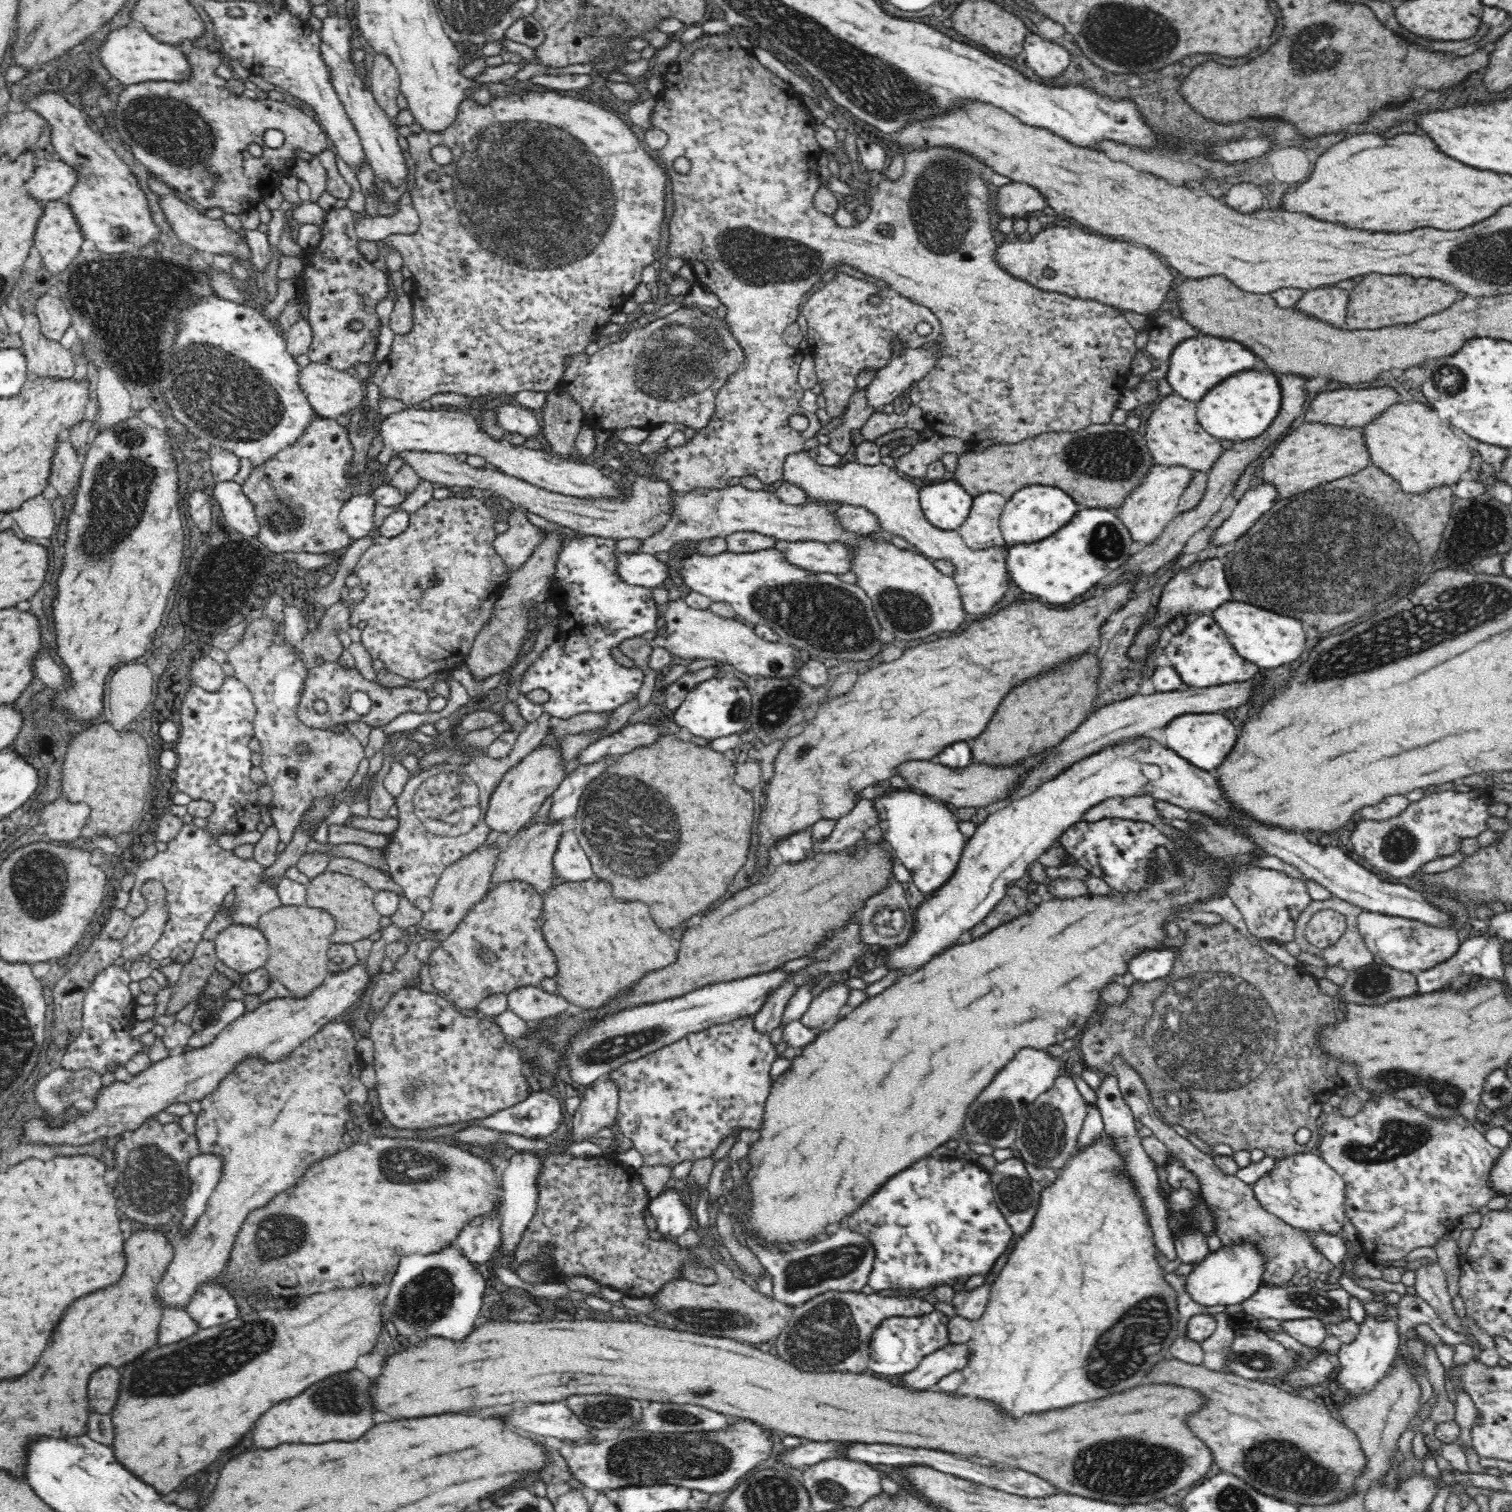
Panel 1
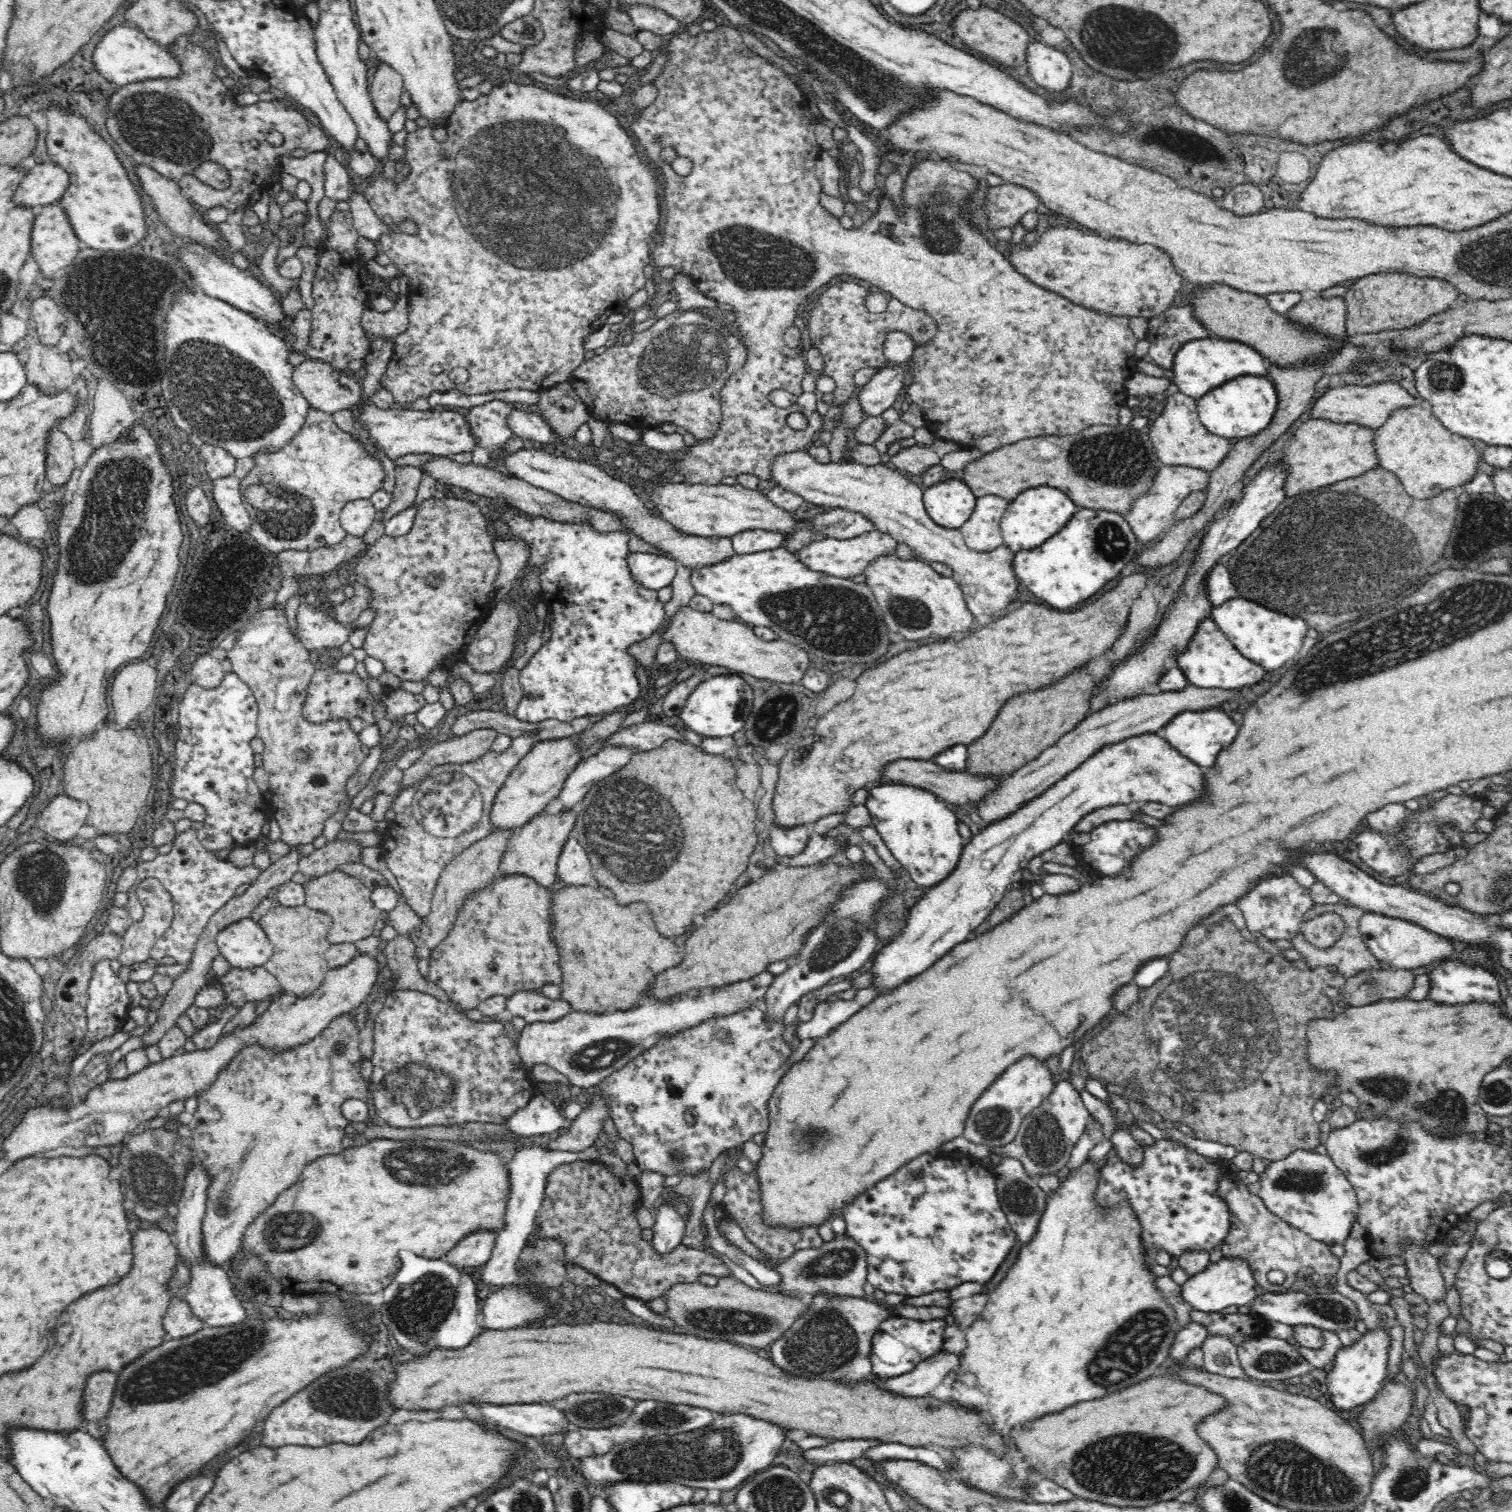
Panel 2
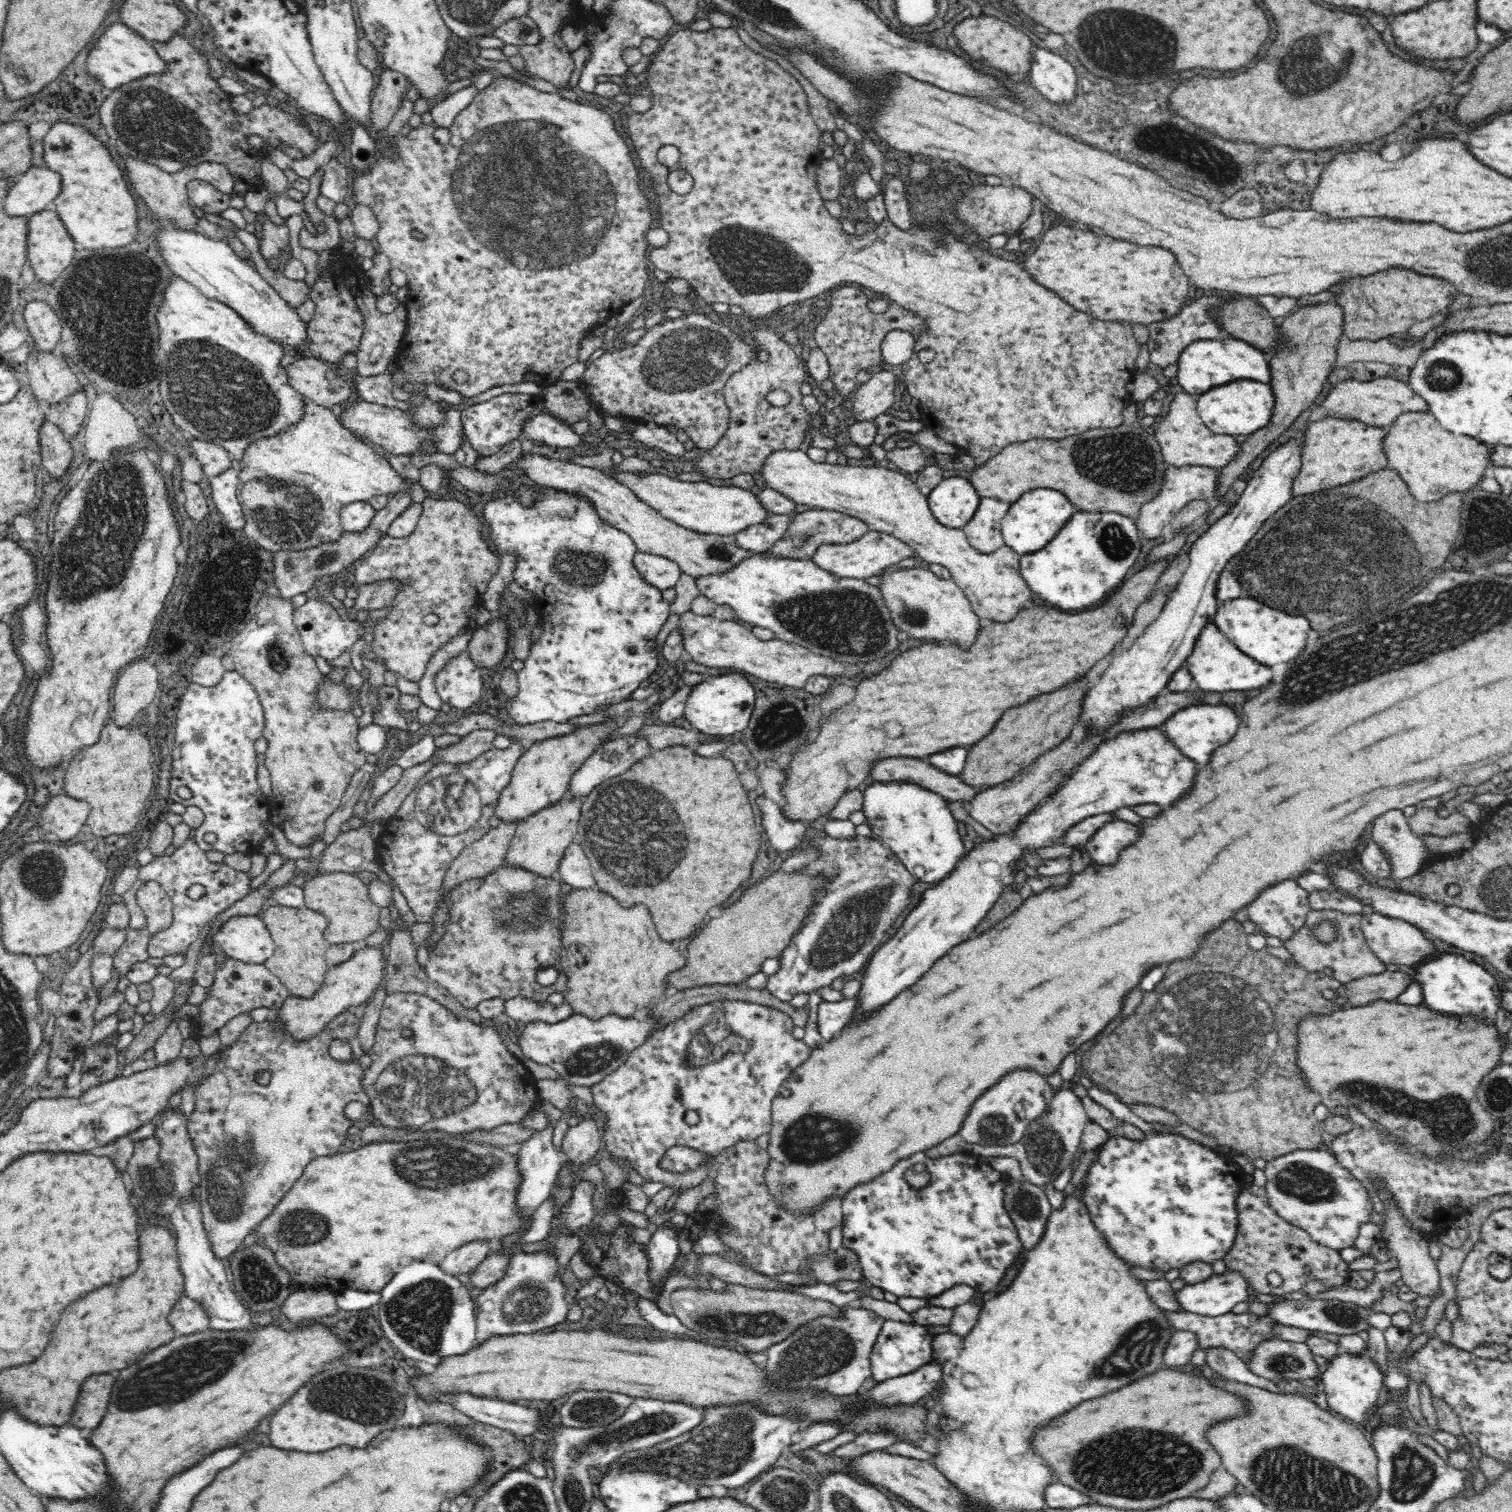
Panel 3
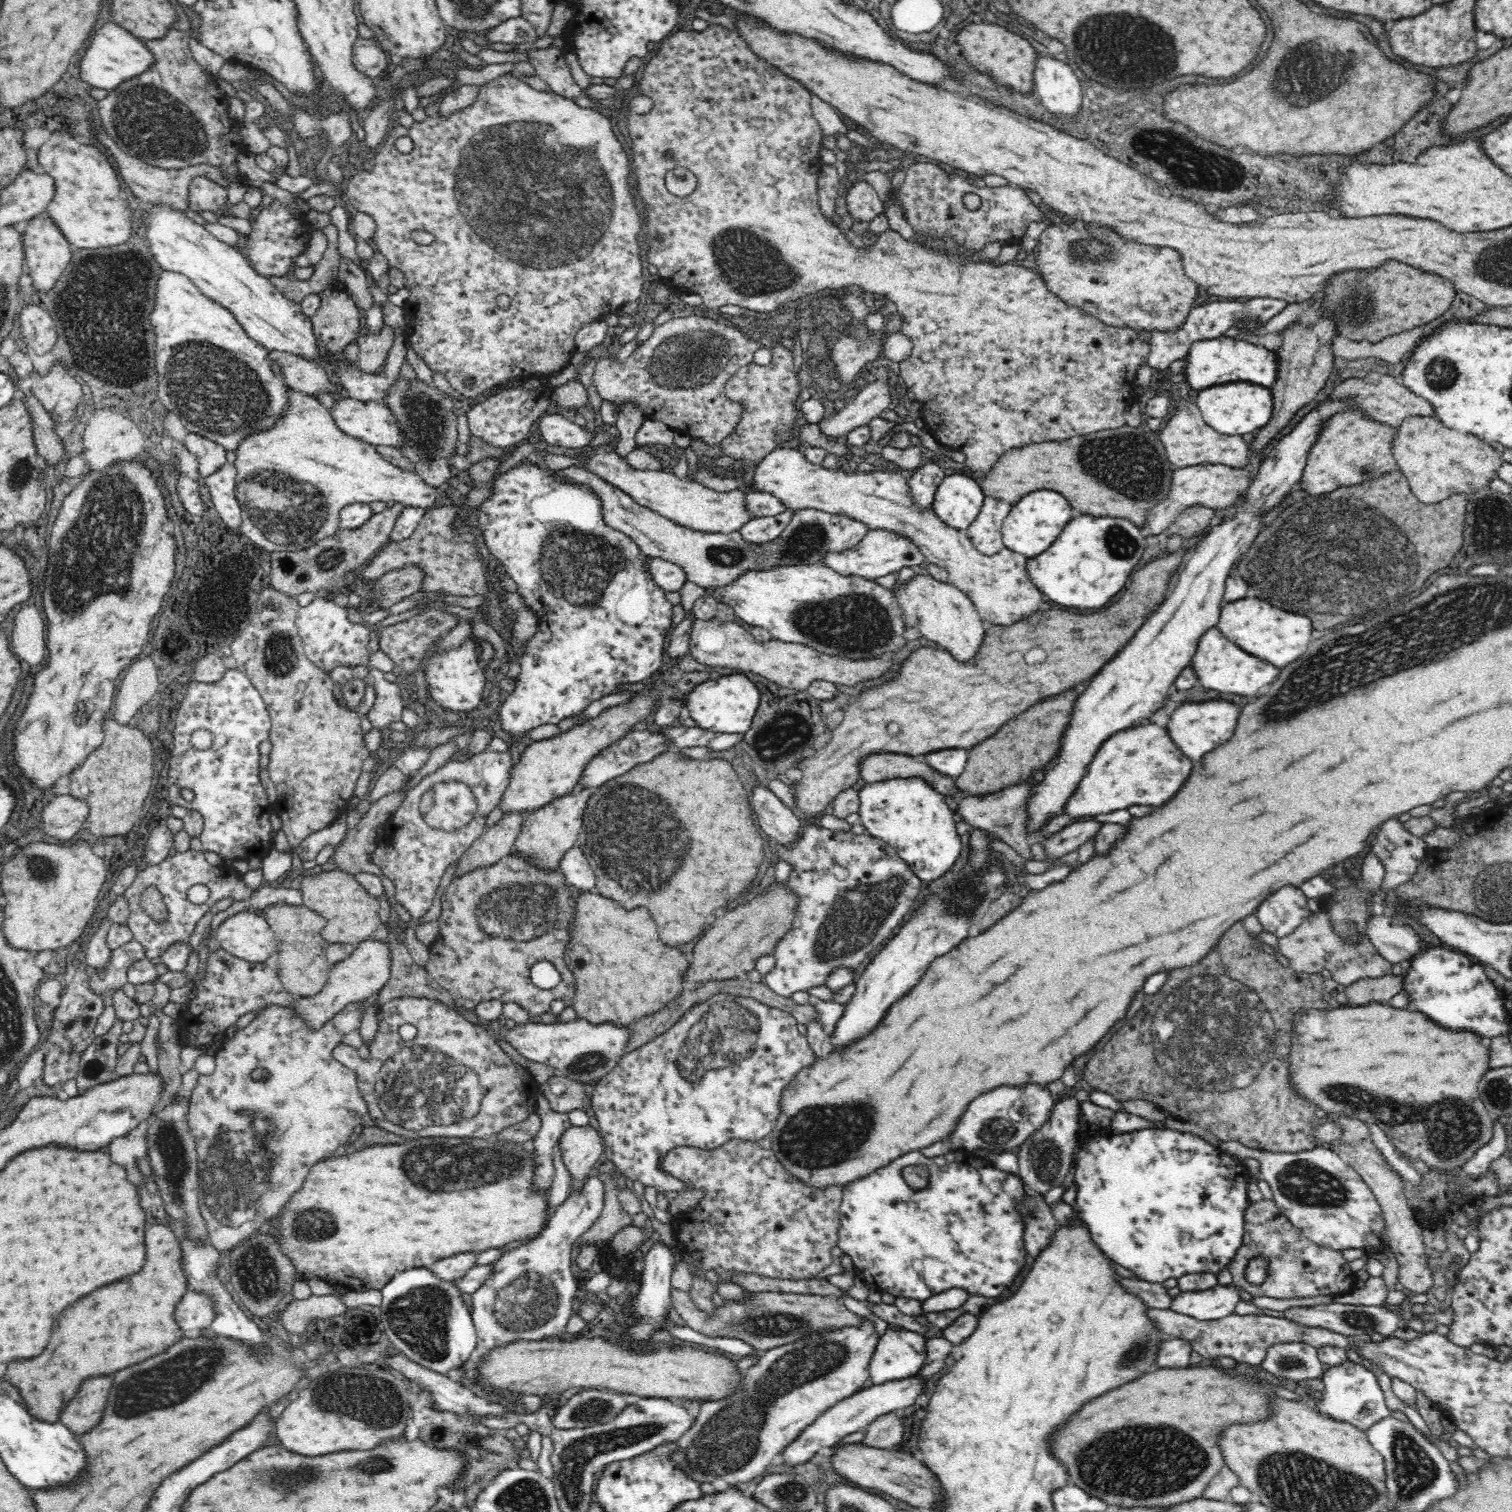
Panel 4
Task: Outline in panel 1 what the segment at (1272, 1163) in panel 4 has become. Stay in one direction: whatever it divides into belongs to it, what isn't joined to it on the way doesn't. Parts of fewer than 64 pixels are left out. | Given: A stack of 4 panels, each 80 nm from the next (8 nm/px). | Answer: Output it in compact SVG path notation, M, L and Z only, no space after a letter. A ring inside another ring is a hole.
M1296 1153L1274 1161L1274 1166L1251 1184L1255 1199L1282 1223L1298 1230L1324 1230L1340 1234L1345 1222L1343 1211L1344 1183L1322 1158L1312 1153Z

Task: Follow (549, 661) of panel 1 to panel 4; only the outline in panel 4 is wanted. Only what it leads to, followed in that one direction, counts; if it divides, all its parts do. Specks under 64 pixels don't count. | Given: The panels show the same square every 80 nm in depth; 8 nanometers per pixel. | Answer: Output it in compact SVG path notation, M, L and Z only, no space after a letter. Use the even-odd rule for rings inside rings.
M521 462L508 472L501 474L499 478L494 480L491 494L479 506L478 529L484 536L490 554L494 555L500 561L500 567L514 580L517 584L517 592L523 598L527 607L538 619L538 627L536 635L532 637L524 646L512 642L512 656L520 655L518 664L520 664L521 672L518 674L517 686L515 690L510 692L506 700L502 703L500 711L500 720L503 730L514 738L514 741L525 736L525 732L531 728L546 723L558 724L564 718L582 714L592 702L610 696L610 694L618 694L622 688L630 686L630 684L650 683L652 676L658 671L662 664L665 637L672 628L673 605L665 597L665 590L652 582L650 575L643 570L642 561L645 557L641 554L636 546L633 538L626 533L614 530L605 523L601 511L601 502L597 496L593 494L585 486L581 484L568 484L567 482L557 482L548 467L540 467L526 462Z

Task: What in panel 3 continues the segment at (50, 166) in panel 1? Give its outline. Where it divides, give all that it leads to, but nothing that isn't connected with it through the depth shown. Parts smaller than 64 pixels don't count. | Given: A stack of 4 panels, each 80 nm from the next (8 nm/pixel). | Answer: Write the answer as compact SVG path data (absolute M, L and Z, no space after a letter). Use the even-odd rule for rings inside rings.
M31 167L9 190L6 213L12 215L32 214L44 208L52 208L54 198L58 198L62 188L62 176L52 168Z

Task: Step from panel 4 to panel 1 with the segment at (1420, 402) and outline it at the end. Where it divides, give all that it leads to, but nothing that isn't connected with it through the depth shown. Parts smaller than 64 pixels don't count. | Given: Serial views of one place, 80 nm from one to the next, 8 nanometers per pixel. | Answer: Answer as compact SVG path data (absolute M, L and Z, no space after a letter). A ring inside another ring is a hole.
M1388 386L1368 388L1368 390L1348 388L1335 389L1334 392L1322 391L1308 402L1304 423L1321 424L1322 426L1335 426L1340 428L1357 428L1372 420L1378 412L1382 412L1386 406L1396 402L1398 396Z

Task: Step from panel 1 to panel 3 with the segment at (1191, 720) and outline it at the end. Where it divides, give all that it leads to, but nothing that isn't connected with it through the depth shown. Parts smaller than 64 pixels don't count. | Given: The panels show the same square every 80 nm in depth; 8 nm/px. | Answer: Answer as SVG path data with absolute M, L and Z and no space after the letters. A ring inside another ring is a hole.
M1198 706L1198 708L1186 708L1176 712L1168 722L1159 726L1159 731L1166 736L1170 743L1178 746L1178 750L1188 756L1190 760L1198 762L1198 764L1208 764L1212 758L1212 752L1218 746L1228 744L1238 730L1240 722L1236 718L1236 714L1226 708L1226 706Z

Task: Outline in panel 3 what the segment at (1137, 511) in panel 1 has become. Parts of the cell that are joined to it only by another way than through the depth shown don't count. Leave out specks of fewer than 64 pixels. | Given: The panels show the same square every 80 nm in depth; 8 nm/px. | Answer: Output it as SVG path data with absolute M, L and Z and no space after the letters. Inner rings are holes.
M1167 465L1164 471L1163 481L1160 485L1158 494L1148 500L1146 504L1140 506L1138 516L1134 518L1134 524L1139 530L1141 538L1158 538L1161 535L1162 529L1171 523L1174 515L1179 513L1179 510L1189 501L1195 498L1211 500L1214 494L1215 480L1217 470L1206 467L1175 467Z

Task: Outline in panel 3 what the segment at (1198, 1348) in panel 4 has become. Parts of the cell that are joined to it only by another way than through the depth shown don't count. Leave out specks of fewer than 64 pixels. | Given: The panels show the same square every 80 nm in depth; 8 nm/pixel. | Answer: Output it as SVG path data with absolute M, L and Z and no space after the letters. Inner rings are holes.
M1169 1312L1170 1321L1174 1325L1174 1330L1188 1330L1198 1333L1200 1337L1199 1350L1205 1350L1206 1347L1224 1345L1228 1347L1241 1359L1246 1360L1249 1352L1264 1339L1274 1338L1274 1326L1280 1324L1264 1315L1254 1313L1235 1314L1227 1312L1223 1315L1208 1316L1196 1314L1193 1312Z

